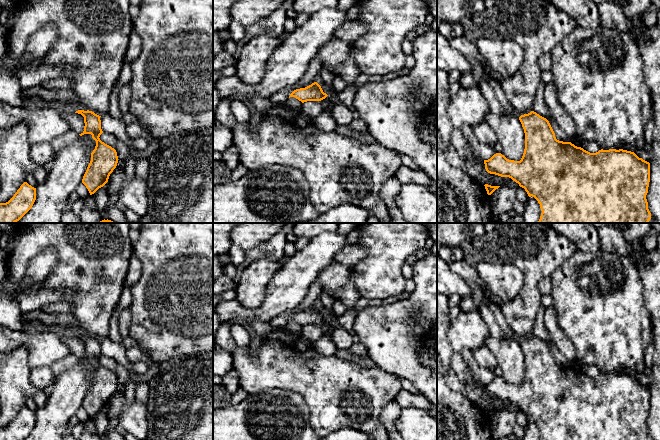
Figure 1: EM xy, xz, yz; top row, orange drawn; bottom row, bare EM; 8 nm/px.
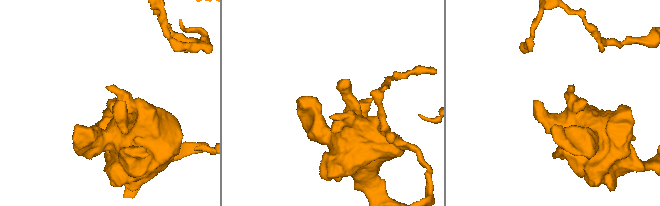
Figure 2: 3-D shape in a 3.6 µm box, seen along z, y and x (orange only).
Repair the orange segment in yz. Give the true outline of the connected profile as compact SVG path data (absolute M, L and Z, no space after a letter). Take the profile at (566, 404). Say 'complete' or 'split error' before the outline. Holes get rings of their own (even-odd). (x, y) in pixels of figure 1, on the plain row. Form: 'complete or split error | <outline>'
complete | M531 335L519 344L525 357L525 373L520 385L507 383L501 377L484 384L490 398L509 401L524 412L529 421L534 421L541 432L541 440L651 440L646 419L650 406L650 387L634 376L623 373L599 374L590 377L571 366L559 365L549 345Z

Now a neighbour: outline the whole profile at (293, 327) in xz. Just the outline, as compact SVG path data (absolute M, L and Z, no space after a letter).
M290 321L285 329L293 334L301 334L302 326L295 321Z

